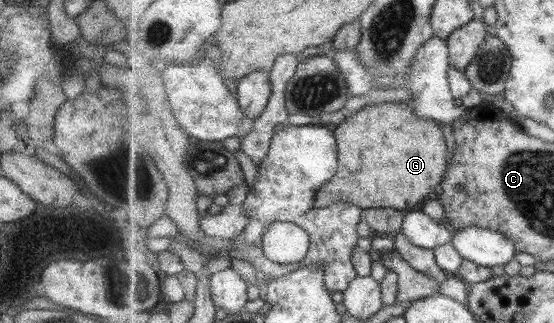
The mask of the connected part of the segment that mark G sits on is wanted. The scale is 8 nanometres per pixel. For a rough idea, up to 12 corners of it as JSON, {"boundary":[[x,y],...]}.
{"boundary":[[382,103],[338,121],[315,206],[417,211],[441,184],[436,120]]}

